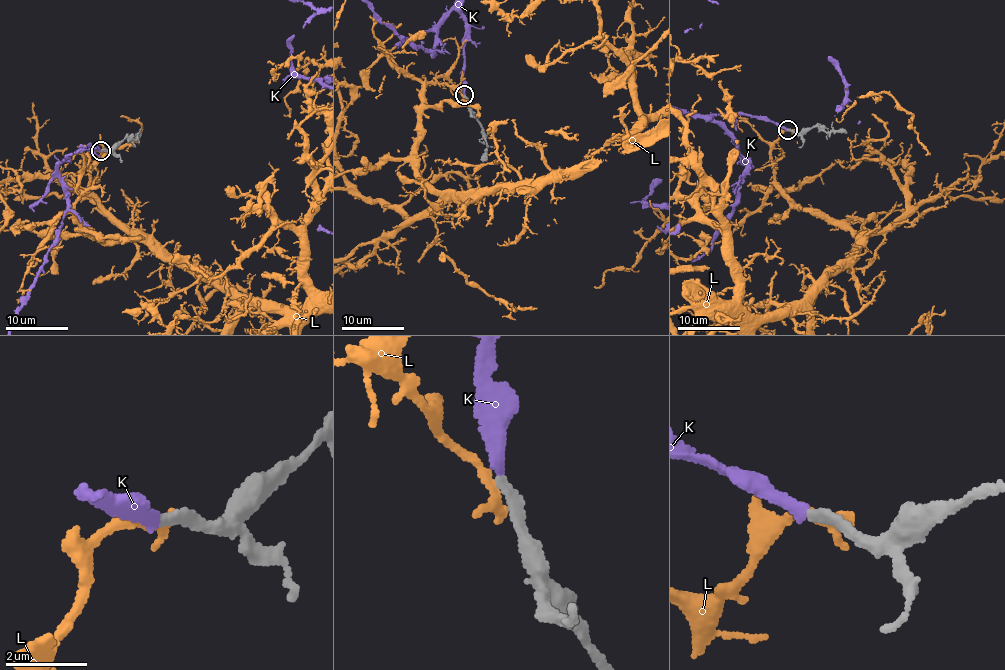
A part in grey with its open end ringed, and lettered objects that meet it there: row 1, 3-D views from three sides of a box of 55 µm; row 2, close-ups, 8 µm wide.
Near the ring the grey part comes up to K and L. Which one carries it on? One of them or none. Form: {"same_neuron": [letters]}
{"same_neuron": ["K"]}

